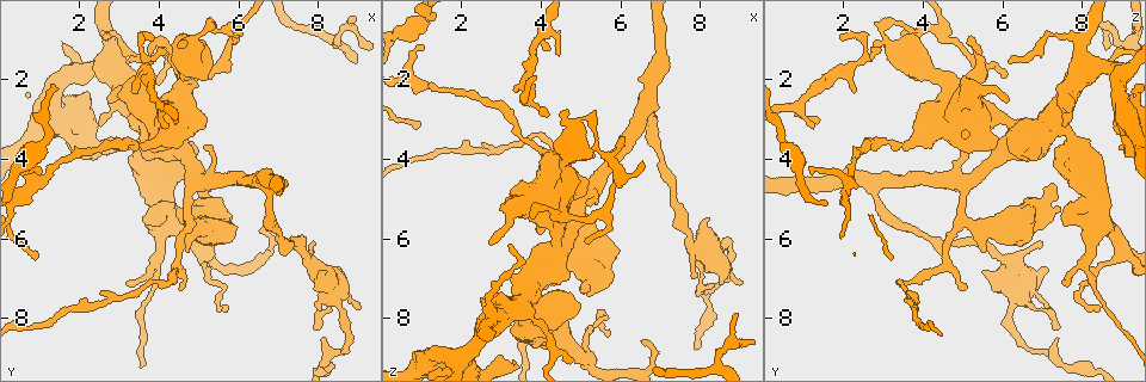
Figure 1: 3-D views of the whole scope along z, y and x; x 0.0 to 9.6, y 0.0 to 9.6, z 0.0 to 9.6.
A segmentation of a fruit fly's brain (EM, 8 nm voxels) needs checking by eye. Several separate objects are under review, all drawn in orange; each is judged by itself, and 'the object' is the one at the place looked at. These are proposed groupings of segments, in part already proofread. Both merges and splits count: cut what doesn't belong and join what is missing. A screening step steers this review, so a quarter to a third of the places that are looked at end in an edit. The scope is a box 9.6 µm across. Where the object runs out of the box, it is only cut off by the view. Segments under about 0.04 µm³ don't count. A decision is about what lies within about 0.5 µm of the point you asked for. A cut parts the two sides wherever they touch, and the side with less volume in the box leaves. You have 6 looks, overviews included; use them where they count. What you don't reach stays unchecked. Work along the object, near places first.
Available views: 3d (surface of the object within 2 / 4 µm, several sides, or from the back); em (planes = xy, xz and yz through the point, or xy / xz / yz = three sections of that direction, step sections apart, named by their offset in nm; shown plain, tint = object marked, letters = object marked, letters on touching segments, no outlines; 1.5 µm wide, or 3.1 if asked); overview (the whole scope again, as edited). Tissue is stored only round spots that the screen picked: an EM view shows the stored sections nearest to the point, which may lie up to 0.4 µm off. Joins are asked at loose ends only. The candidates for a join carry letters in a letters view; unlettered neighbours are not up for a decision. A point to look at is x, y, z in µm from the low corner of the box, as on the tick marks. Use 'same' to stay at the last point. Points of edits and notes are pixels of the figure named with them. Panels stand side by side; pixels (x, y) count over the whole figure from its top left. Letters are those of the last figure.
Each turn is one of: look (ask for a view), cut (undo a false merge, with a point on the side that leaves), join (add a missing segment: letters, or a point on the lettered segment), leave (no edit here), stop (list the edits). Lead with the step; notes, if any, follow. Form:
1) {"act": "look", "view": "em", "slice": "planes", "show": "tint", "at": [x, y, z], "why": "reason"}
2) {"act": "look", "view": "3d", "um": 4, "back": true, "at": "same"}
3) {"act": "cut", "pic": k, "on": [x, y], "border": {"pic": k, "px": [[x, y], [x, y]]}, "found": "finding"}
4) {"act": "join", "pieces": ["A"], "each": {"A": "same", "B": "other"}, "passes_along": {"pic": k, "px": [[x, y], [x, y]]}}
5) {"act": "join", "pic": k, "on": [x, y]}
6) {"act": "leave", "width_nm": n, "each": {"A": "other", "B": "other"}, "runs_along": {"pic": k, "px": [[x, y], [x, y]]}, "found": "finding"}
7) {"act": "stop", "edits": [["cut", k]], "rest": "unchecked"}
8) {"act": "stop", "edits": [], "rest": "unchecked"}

{"act": "look", "view": "em", "slice": "xz", "step": 4, "show": "letters", "at": [8.20, 6.80, 5.55], "why": "stops while still wide"}

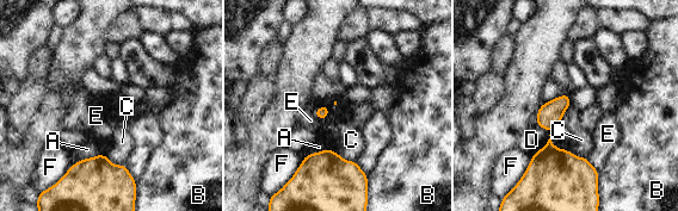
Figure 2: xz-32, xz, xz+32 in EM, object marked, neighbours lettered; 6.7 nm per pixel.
{"act": "leave", "each": {"A": "other", "B": "other", "C": "other", "D": "other", "E": "other", "F": "other"}, "found": "no lettered segment goes on from it"}

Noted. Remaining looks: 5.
{"act": "look", "view": "3d", "um": 4, "back": true, "at": [4.50, 7.30, 5.05], "why": "branch stops here"}

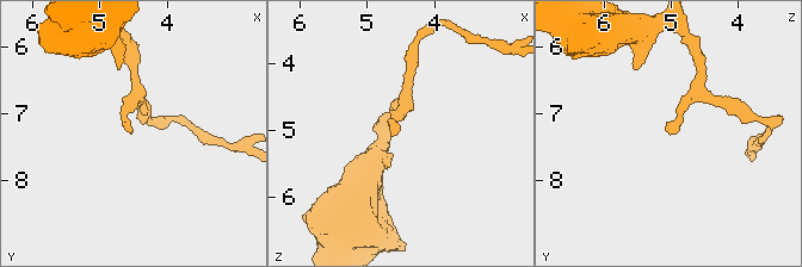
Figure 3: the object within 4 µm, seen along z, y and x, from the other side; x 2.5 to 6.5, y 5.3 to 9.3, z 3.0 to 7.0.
{"act": "look", "view": "em", "slice": "planes", "show": "letters", "at": [4.50, 7.35, 5.05], "why": "need the tissue"}

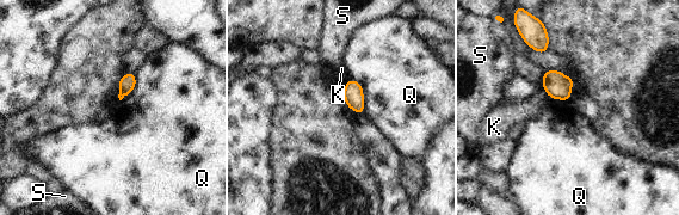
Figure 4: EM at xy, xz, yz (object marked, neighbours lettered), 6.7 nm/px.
{"act": "leave", "each": {"K": "other", "Q": "other", "S": "other"}, "found": "none of them fits"}

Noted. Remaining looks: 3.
{"act": "look", "view": "em", "slice": "planes", "show": "letters", "at": [3.80, 3.70, 5.00], "why": "touches itself"}

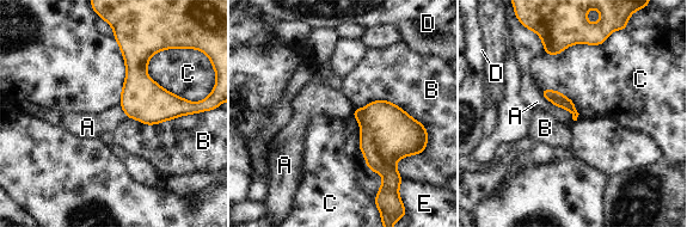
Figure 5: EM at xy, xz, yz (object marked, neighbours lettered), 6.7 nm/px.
{"act": "leave", "width_nm": 100, "longest_contact_nm": ["B", 600], "each": {"A": "other", "B": "other", "C": "other", "D": "other", "E": "other"}, "found": "one neuron here"}

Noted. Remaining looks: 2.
{"act": "stop", "edits": [], "rest": "unchecked"}

